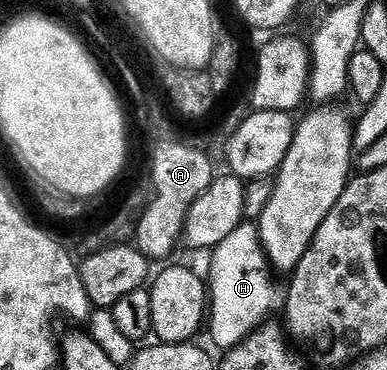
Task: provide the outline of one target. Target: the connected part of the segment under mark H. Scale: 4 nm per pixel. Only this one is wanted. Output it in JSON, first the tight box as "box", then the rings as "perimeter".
{"box":[208,223,283,351],"perimeter":[[[244,223],[224,239],[209,254],[210,277],[208,276],[208,333],[214,345],[221,351],[235,349],[242,341],[247,341],[258,332],[264,323],[271,320],[274,312],[279,312],[283,304],[283,294],[274,287],[269,278],[266,253],[262,250],[262,240],[258,226]]]}

